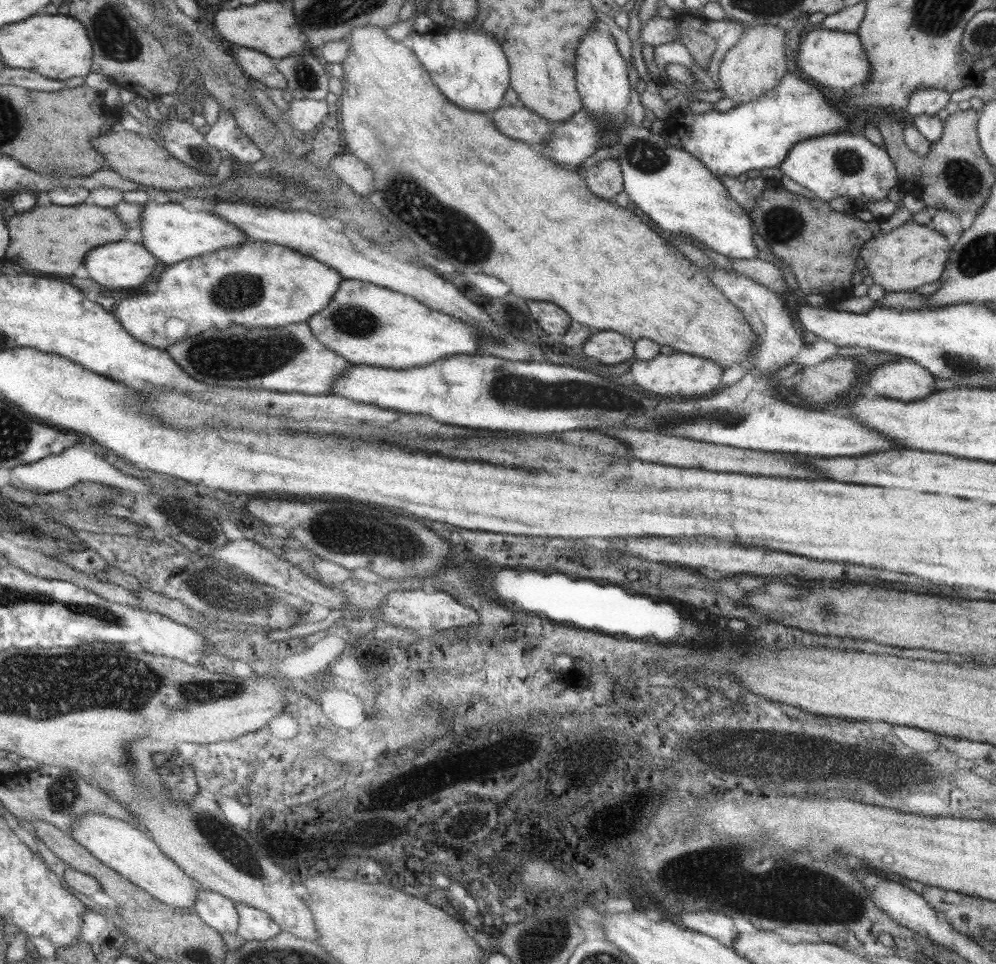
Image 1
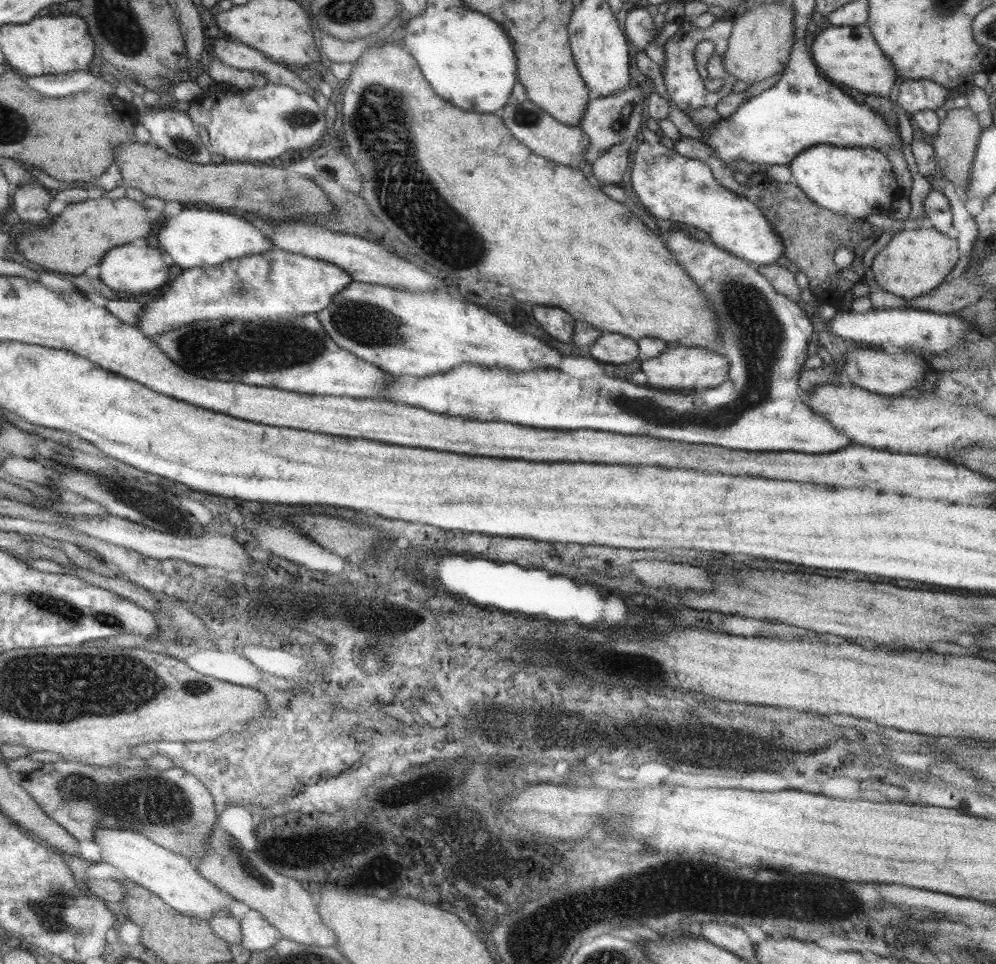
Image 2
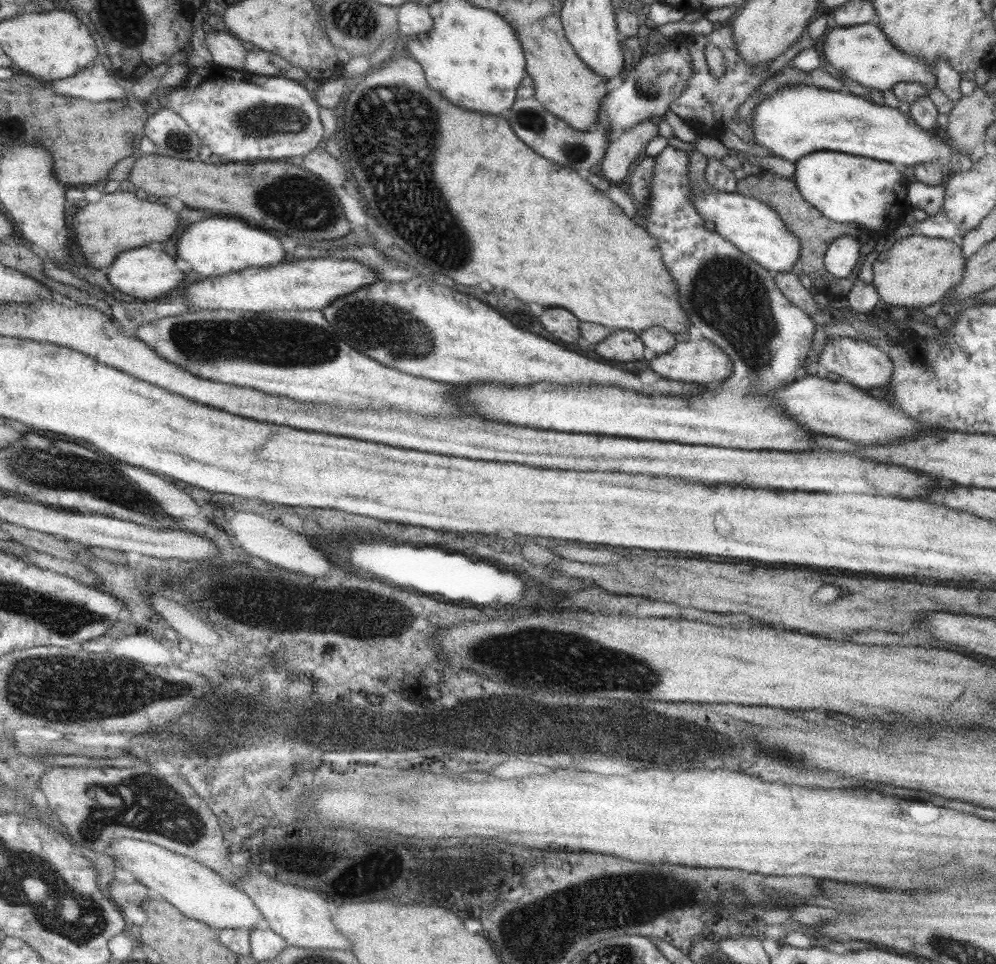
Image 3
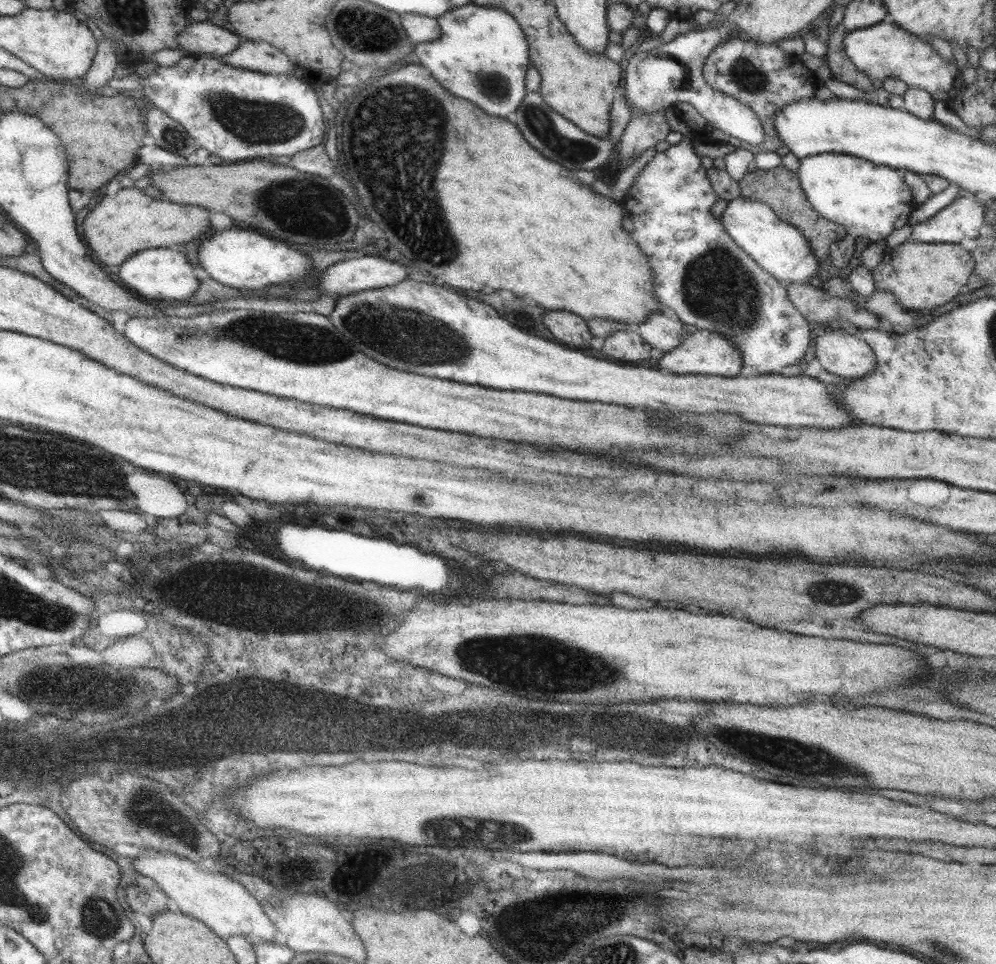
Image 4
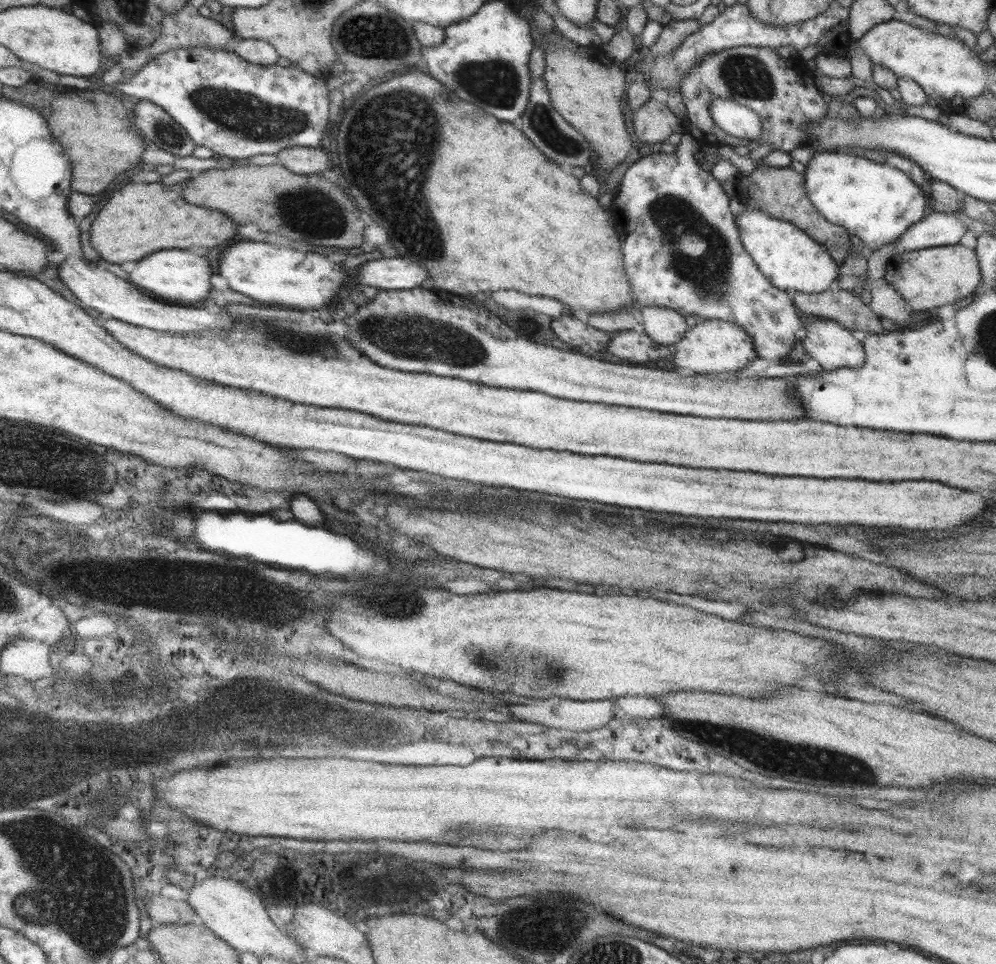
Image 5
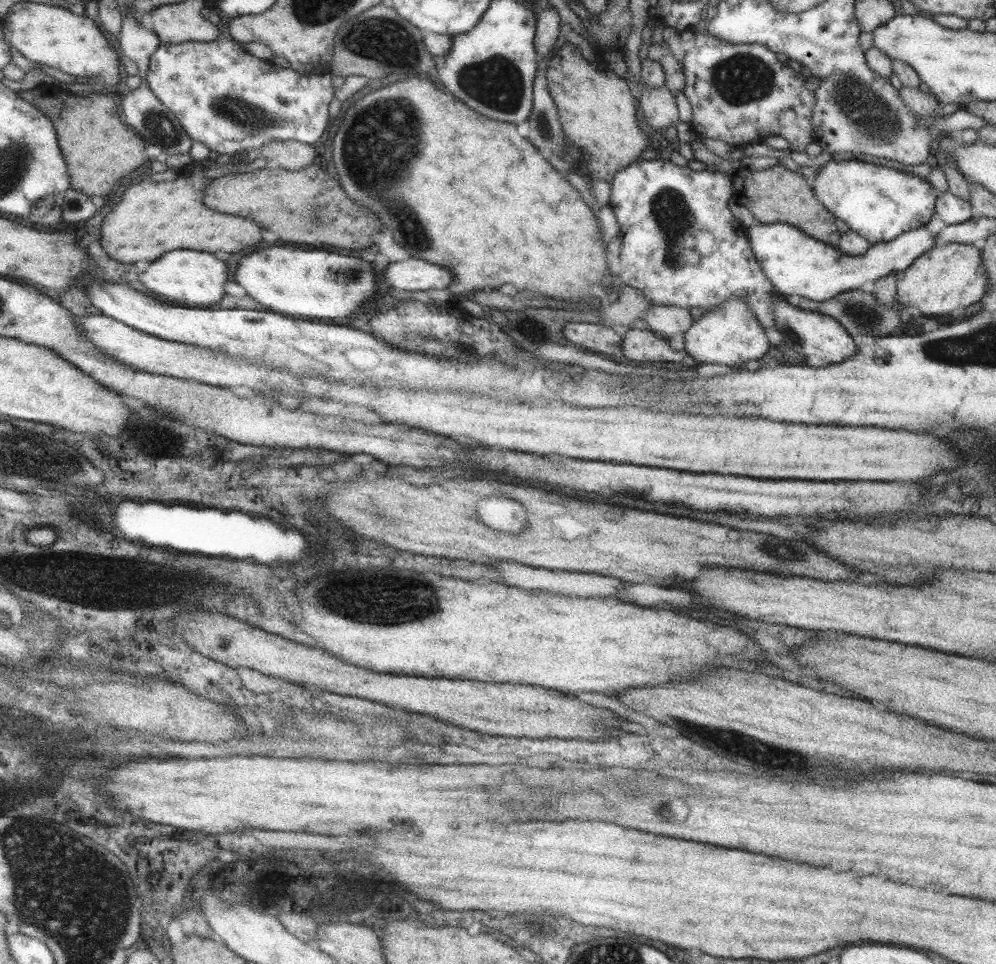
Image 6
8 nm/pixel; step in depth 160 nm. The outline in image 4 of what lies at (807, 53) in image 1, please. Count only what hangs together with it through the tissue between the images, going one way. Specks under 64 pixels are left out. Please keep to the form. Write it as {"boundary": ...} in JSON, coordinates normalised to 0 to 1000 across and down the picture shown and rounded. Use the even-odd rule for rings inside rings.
{"boundary":[[[887,22],[872,28],[850,32],[845,39],[845,45],[847,55],[856,65],[856,68],[858,68],[863,76],[871,79],[873,84],[900,81],[901,83],[906,83],[912,89],[931,94],[938,105],[945,105],[952,109],[959,105],[961,95],[969,90],[963,77],[965,73],[960,72],[957,60],[956,62],[947,62],[946,58],[943,58],[929,41],[923,40],[918,35],[899,27],[895,23]]]}

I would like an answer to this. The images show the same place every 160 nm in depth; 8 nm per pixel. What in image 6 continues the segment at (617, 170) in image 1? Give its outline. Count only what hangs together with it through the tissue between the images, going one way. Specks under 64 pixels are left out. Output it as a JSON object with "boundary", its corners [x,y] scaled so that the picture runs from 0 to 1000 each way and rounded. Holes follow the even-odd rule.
{"boundary":[[[669,89],[641,90],[644,91],[643,98],[640,99],[641,114],[643,118],[646,118],[650,132],[661,137],[672,132],[679,132],[683,127],[680,121],[680,110],[677,100],[669,92]]]}

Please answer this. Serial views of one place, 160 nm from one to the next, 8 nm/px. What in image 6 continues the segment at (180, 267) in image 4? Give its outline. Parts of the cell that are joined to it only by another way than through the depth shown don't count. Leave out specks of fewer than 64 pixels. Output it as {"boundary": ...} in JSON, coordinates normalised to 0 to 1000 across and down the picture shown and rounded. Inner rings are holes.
{"boundary":[[[176,259],[176,261],[168,261],[168,266],[162,266],[158,272],[152,272],[148,276],[148,282],[144,282],[141,289],[144,290],[148,301],[170,315],[202,320],[220,313],[226,305],[224,303],[224,294],[228,288],[226,278],[226,274],[222,270],[216,270],[214,263]]]}

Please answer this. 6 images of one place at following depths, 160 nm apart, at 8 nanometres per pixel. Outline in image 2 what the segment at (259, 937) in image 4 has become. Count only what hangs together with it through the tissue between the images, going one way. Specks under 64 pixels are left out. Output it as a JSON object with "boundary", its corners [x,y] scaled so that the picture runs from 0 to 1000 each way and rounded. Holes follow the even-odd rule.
{"boundary":[[[99,858],[96,863],[97,876],[102,880],[102,891],[122,904],[129,912],[145,919],[160,930],[168,940],[178,946],[210,954],[216,945],[230,945],[230,938],[236,934],[220,926],[220,921],[200,907],[188,889],[172,884],[156,876],[144,864]]]}

